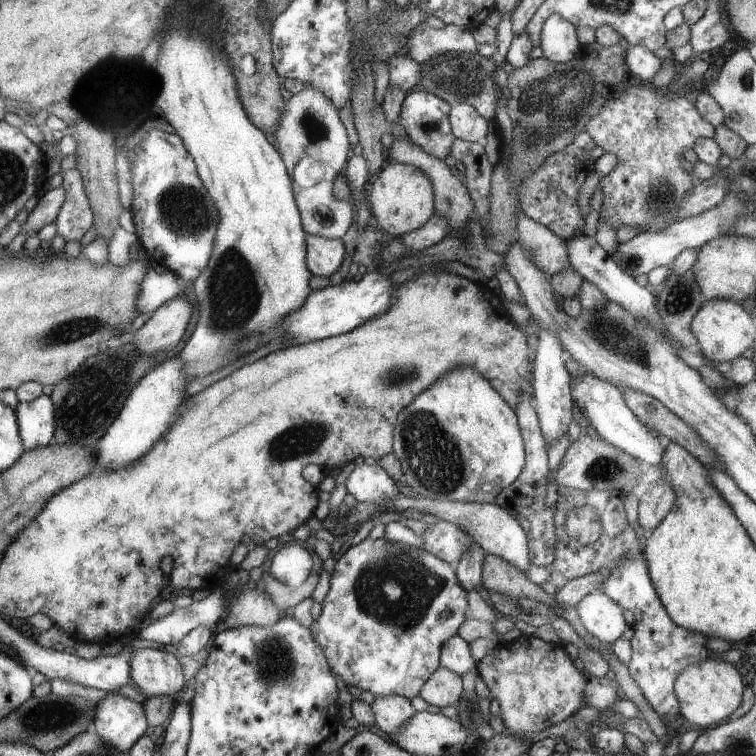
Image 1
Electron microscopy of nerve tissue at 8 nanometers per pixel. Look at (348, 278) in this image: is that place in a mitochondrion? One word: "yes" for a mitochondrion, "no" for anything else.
no

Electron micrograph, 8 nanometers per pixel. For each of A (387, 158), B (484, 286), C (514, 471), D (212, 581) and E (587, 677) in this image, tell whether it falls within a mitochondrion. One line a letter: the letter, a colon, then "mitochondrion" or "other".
A: other
B: other
C: other
D: other
E: other

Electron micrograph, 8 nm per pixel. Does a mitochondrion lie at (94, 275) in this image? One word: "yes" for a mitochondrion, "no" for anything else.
no

